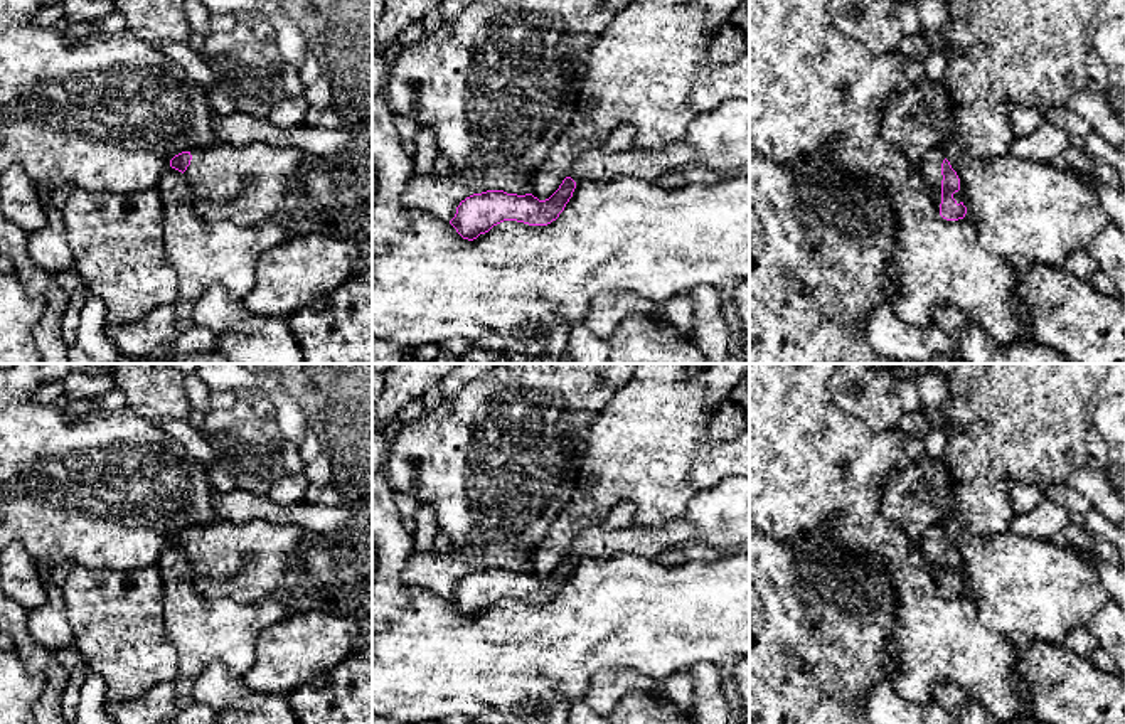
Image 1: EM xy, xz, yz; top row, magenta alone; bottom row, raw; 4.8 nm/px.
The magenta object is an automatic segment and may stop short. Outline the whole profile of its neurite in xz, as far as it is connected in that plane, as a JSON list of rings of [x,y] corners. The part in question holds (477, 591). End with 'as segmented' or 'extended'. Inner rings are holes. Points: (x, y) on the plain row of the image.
[[[729,476],[694,495],[685,512],[669,524],[632,524],[623,529],[586,527],[559,566],[546,578],[504,567],[473,571],[460,579],[450,601],[468,618],[504,598],[547,603],[559,594],[578,559],[603,561],[616,552],[658,559],[672,549],[702,544],[714,549],[749,542],[749,476]]]; extended

